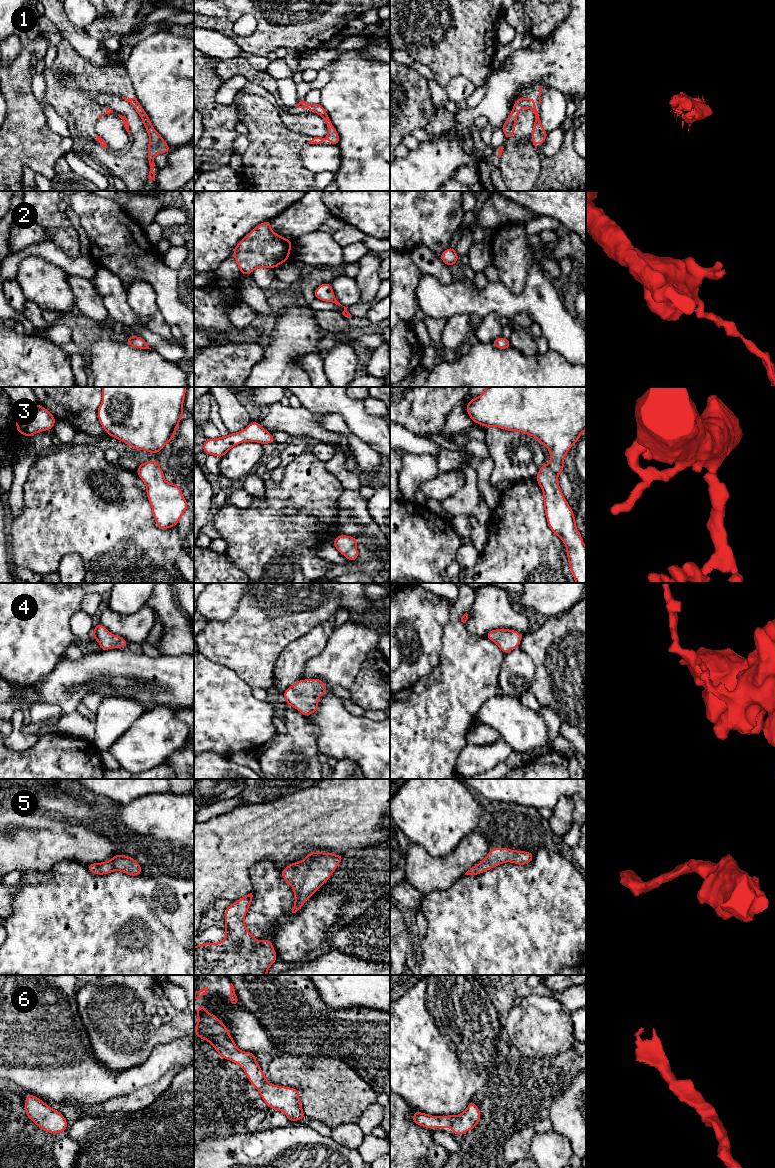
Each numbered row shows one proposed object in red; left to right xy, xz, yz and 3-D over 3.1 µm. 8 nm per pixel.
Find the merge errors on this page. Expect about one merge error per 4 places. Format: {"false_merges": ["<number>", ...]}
{"false_merges": []}

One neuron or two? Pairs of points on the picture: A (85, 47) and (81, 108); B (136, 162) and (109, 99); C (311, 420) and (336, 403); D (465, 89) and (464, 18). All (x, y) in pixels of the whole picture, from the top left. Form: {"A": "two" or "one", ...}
{"A": "two", "B": "one", "C": "two", "D": "two"}

